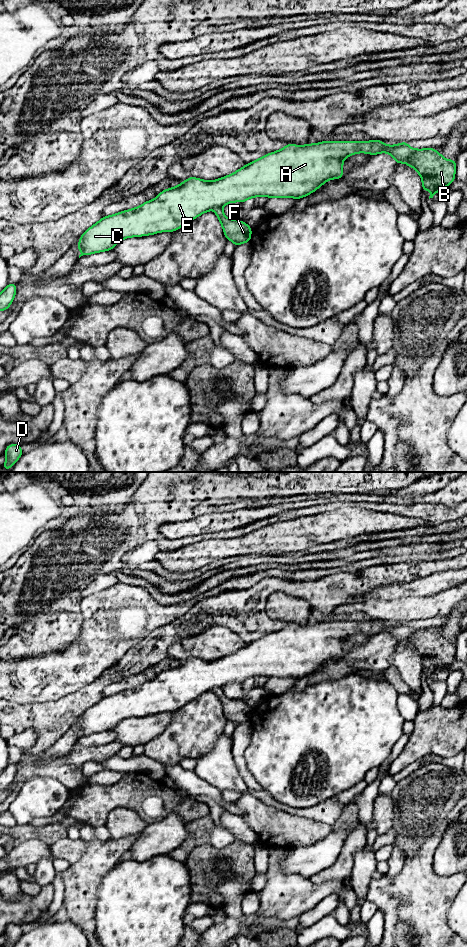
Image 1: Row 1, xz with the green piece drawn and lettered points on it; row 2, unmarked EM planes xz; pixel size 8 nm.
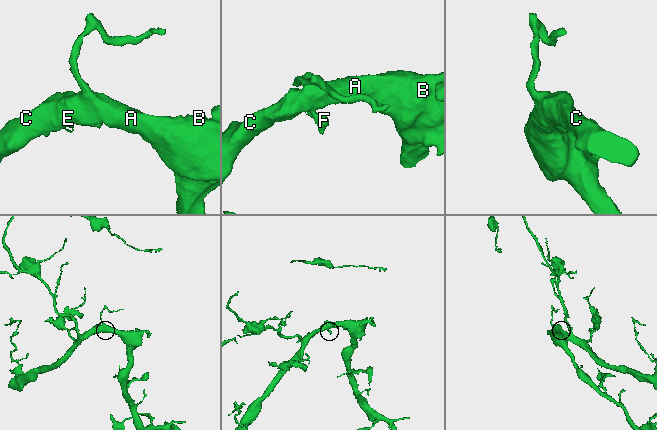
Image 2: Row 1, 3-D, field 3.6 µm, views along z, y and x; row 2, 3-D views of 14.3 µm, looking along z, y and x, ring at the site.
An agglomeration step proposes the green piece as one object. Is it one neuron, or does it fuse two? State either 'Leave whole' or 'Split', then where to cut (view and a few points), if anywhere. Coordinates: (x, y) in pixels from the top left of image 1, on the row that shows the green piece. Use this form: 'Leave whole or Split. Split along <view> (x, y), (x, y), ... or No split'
Split. Split along xz (221, 207), (216, 208)

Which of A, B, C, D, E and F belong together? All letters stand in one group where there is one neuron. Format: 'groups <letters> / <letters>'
groups A B C D E / F

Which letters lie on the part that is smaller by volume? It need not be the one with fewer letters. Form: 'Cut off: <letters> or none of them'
Cut off: F

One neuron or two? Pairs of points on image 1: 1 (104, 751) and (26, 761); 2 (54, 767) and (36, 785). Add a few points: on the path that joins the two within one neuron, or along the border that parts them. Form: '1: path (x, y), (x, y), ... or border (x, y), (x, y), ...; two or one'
1: path (85, 754), (78, 755), (67, 766), (45, 766); one
2: border (26, 779), (32, 776), (53, 776), (66, 787); two

